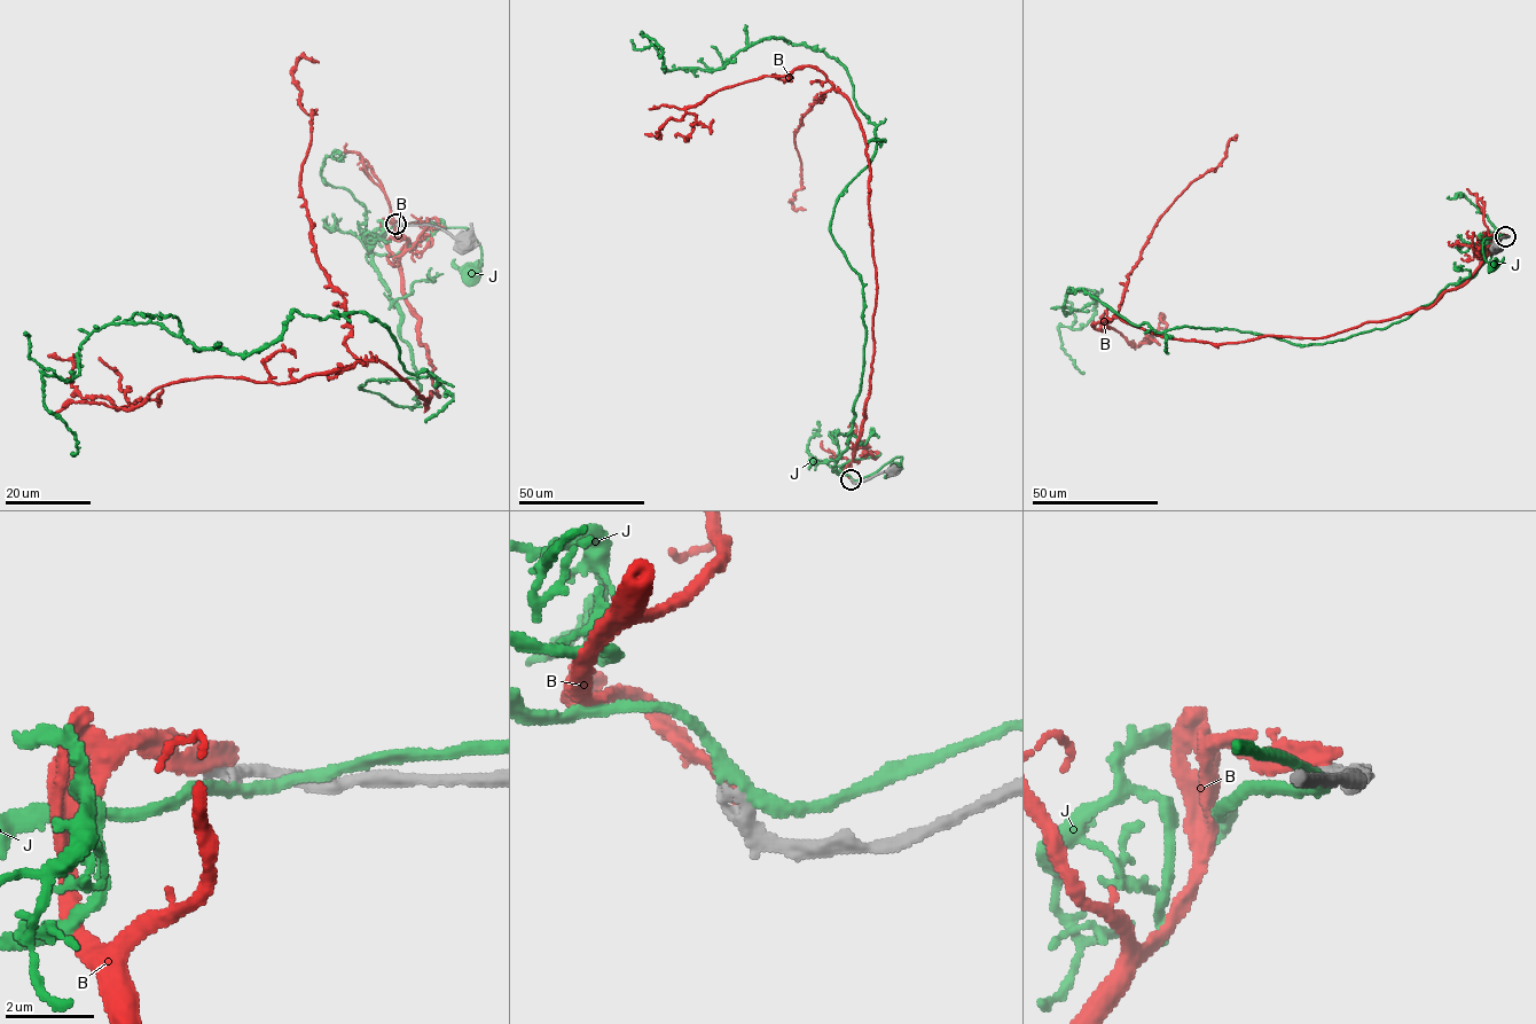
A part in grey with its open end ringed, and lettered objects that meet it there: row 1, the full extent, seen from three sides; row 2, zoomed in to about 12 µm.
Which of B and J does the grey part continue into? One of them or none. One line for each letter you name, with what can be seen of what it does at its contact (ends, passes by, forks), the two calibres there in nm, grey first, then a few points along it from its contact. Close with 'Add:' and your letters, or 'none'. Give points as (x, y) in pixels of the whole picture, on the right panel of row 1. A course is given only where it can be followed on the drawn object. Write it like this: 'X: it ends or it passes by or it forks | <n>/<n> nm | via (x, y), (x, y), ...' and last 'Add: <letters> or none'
Add: none

